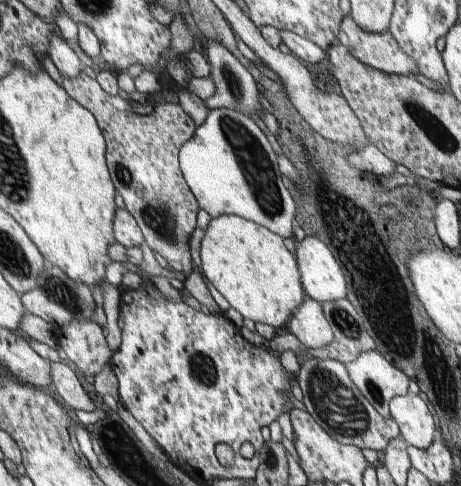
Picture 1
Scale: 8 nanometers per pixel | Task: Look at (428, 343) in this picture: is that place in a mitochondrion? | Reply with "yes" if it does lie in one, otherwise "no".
no

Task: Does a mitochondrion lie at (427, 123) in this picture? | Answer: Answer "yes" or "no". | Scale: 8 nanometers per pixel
yes

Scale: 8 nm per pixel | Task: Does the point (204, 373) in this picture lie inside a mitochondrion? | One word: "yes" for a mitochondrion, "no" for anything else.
yes

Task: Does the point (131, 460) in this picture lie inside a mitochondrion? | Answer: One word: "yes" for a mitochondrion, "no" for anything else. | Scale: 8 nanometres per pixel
yes

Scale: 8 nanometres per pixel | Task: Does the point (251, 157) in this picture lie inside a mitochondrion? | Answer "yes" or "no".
yes

